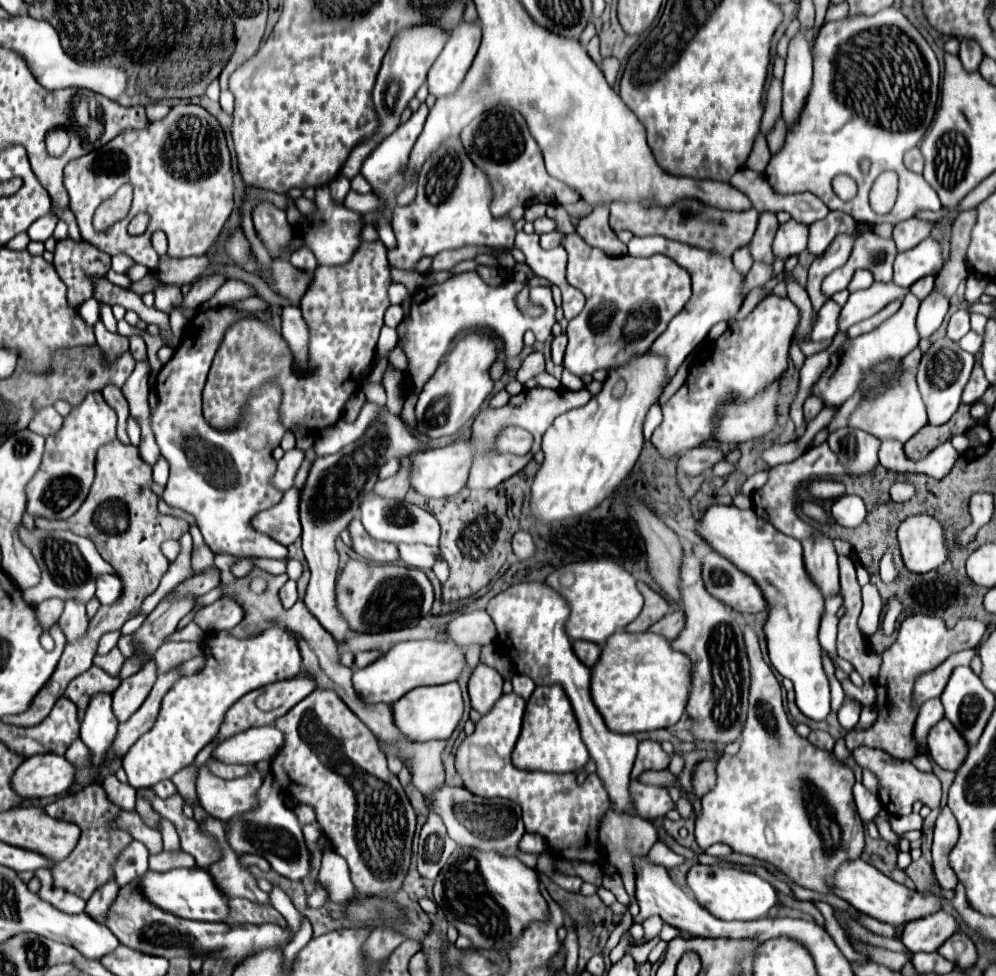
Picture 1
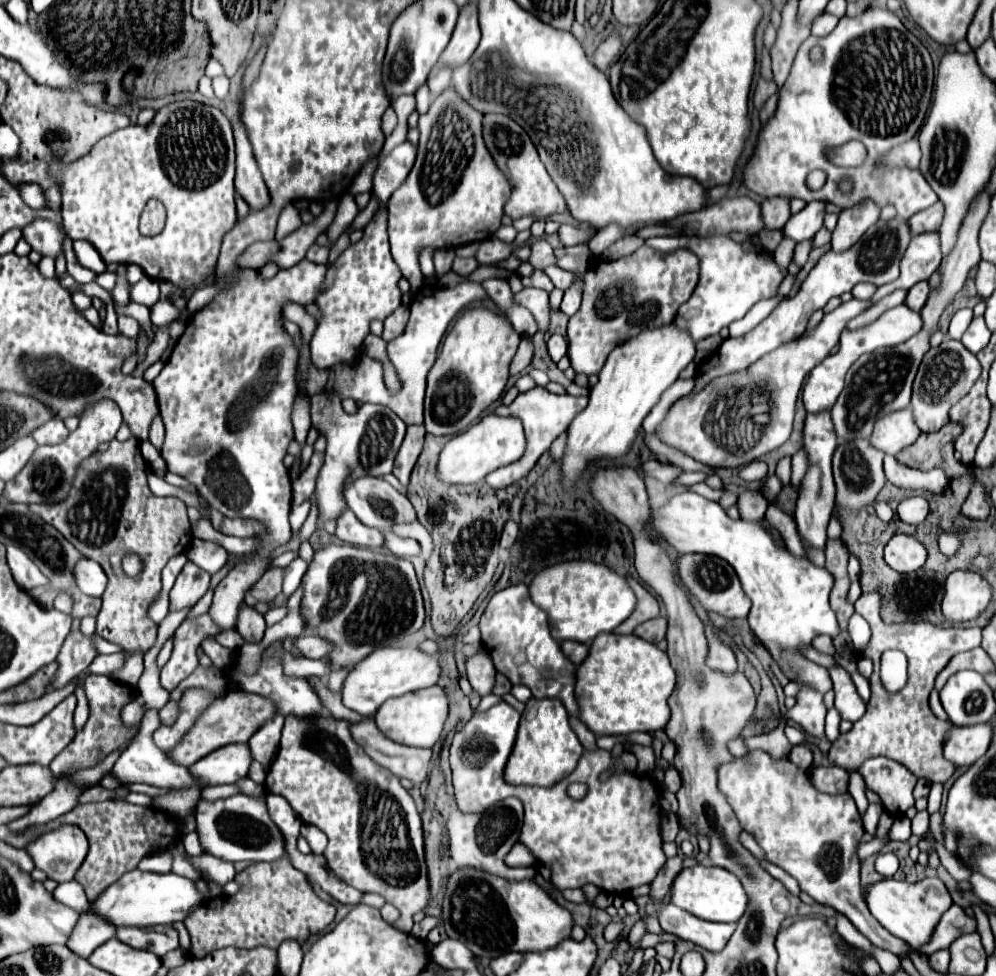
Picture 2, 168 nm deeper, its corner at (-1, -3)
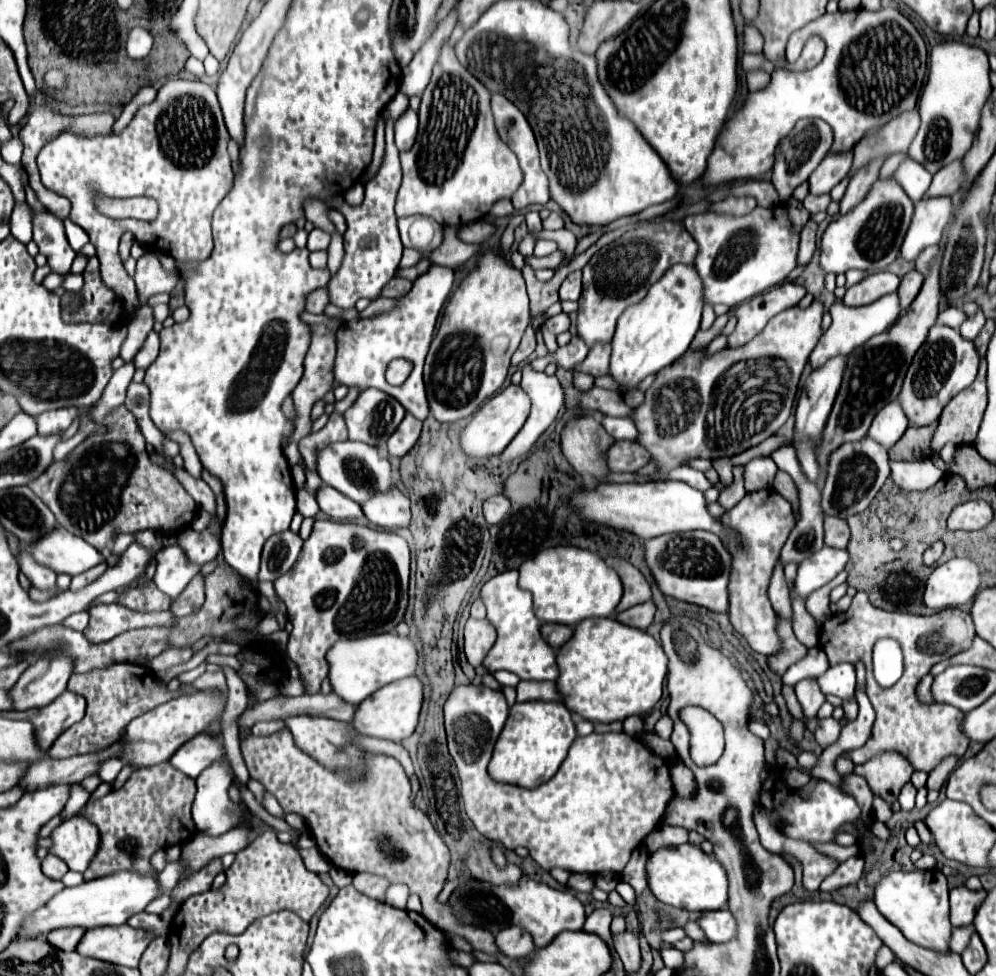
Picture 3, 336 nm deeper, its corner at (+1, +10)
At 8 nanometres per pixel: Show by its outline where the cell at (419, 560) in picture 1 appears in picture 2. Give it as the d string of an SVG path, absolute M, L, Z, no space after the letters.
M385 533L385 547L387 547L387 551L391 551L393 555L403 557L403 559L421 555L421 545L415 539L401 539L393 533Z

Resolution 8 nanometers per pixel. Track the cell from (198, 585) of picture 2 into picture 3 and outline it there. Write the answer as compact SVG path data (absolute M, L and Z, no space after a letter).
M205 528L203 532L195 532L195 530L185 530L179 534L177 544L187 552L189 560L197 562L197 564L205 564L211 558L217 556L219 552L219 540L217 536L211 532L211 528Z

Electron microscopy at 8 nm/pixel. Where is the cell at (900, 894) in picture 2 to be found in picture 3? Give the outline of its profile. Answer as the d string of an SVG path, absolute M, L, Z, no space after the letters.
M933 868L925 872L893 872L885 876L875 888L875 906L887 920L891 920L903 932L907 940L933 952L949 952L949 938L953 926L949 922L947 878L941 870Z

